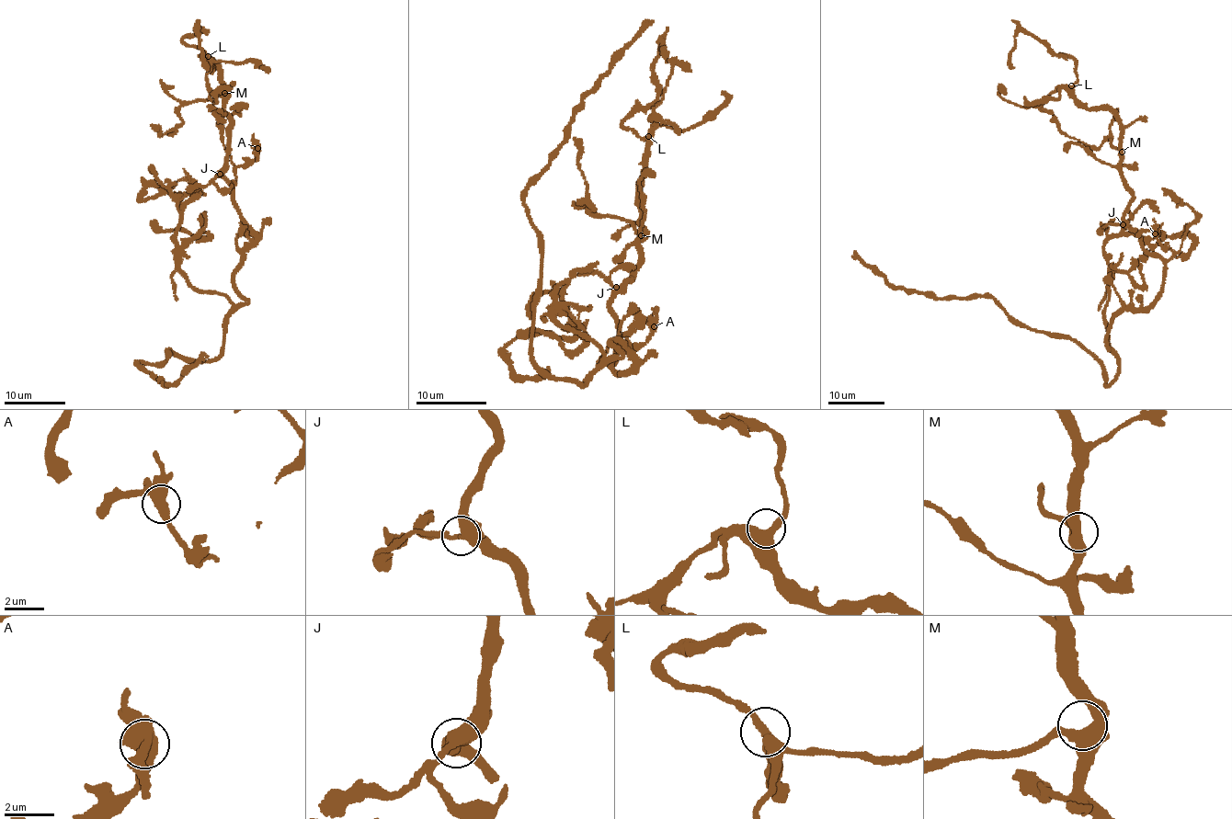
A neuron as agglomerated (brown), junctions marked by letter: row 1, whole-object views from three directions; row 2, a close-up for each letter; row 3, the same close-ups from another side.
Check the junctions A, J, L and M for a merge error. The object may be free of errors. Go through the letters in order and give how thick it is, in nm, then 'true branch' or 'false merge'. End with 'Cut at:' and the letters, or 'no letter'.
A: 550 nm | false merge
J: 400 nm | true branch
L: 440 nm | true branch
M: 440 nm | true branch
Cut at: A

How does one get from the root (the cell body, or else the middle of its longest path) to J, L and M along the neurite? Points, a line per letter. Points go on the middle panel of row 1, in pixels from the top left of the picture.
J: (623, 346), (629, 358), (633, 360), (633, 367), (617, 373), (611, 366), (618, 324), (610, 308), (616, 287)
L: (623, 346), (633, 367), (617, 373), (611, 300), (637, 269), (648, 136)
M: (623, 346), (633, 367), (617, 373), (611, 366), (618, 324), (611, 300), (637, 270), (641, 235)

